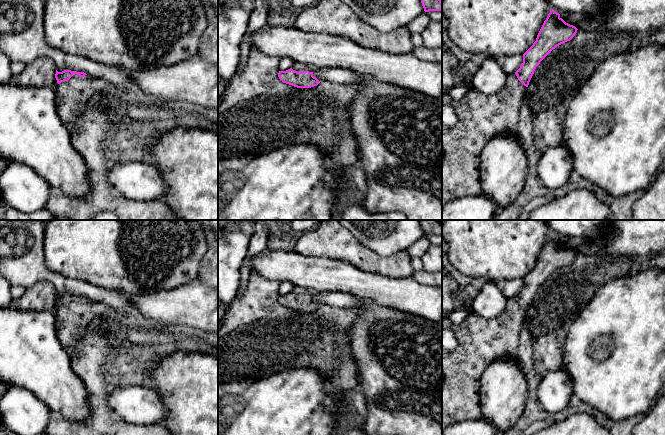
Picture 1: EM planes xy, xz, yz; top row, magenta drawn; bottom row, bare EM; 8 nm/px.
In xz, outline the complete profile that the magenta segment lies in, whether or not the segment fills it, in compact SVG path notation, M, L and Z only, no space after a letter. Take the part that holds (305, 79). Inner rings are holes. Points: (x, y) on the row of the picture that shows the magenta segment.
M295 62L294 65L286 70L279 71L279 79L286 84L297 88L311 88L317 86L320 81L313 76L317 67Z

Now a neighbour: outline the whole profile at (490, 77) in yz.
M487 56L472 78L472 87L483 94L490 95L501 90L507 81L500 61Z

